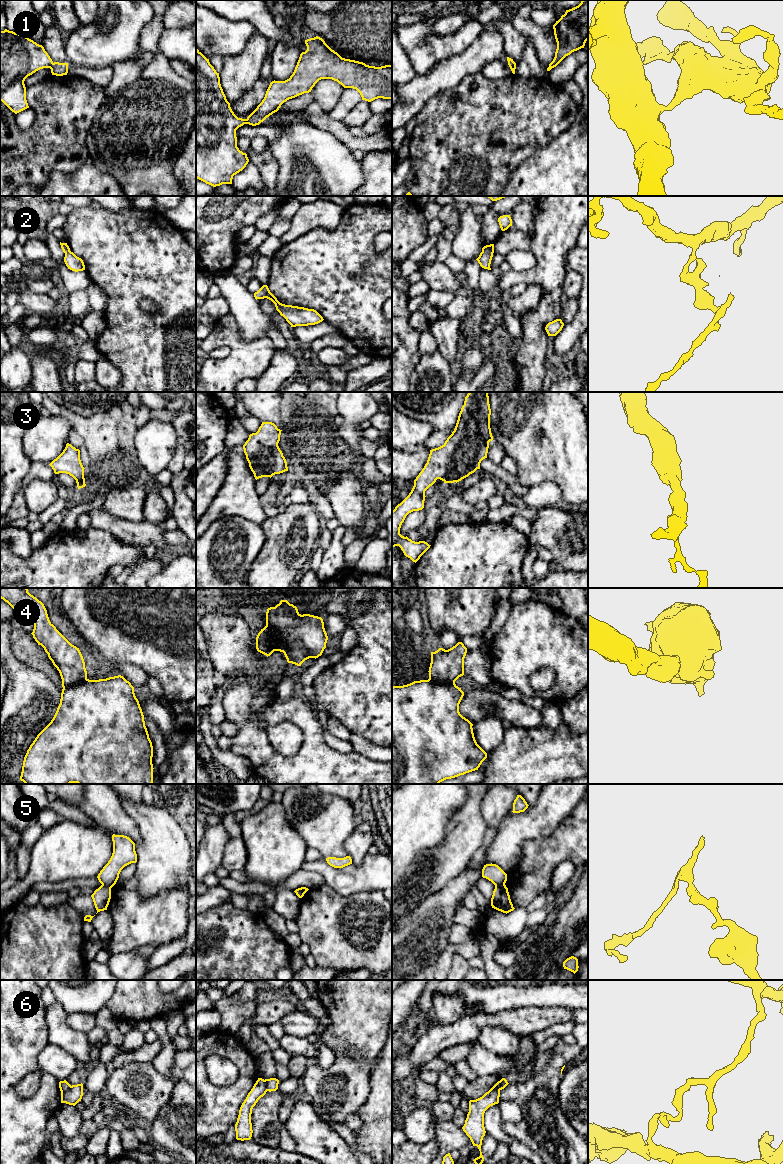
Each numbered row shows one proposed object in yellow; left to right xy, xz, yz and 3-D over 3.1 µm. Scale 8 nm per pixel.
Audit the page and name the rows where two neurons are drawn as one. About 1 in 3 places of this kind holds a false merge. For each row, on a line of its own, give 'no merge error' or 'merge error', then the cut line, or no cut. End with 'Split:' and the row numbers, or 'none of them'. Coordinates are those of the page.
1: merge error; cut xy (52, 62), (49, 67)
2: merge error; cut xz (262, 286), (265, 297)
3: no merge error; cut none
4: merge error; cut xz (266, 625), (273, 631), (274, 650)
5: merge error; cut yz (504, 883), (495, 886)
6: merge error; cut xy (71, 1086), (61, 1093)
Split: 1, 2, 4, 5, 6

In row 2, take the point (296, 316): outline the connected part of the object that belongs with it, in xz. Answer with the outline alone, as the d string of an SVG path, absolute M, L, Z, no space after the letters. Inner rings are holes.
M263 285L262 287L265 289L265 298L271 300L275 304L276 310L286 319L291 327L315 325L324 320L314 309L280 303L270 292L267 285Z

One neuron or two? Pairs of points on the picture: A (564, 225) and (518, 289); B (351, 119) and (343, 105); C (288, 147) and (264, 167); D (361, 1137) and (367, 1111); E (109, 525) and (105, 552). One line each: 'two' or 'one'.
A: two
B: two
C: two
D: one
E: two

